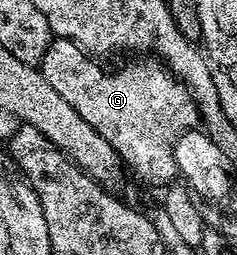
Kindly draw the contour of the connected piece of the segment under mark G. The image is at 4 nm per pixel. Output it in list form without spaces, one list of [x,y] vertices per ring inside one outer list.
[[[52,37],[51,46],[45,52],[43,61],[38,63],[37,69],[43,73],[45,80],[53,84],[53,89],[117,152],[120,163],[127,166],[143,182],[151,186],[166,187],[174,183],[177,178],[175,165],[175,141],[186,130],[194,130],[200,125],[201,115],[195,97],[191,95],[191,87],[175,77],[164,63],[154,57],[147,56],[144,62],[127,62],[119,66],[110,74],[103,66],[98,66],[96,59],[83,50],[76,42],[68,38]]]

